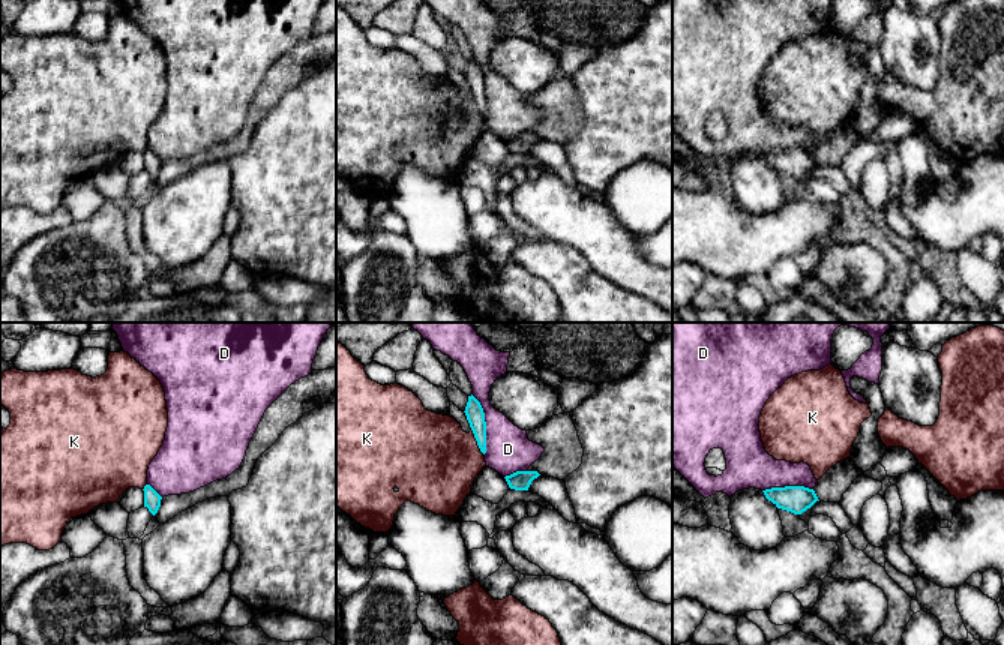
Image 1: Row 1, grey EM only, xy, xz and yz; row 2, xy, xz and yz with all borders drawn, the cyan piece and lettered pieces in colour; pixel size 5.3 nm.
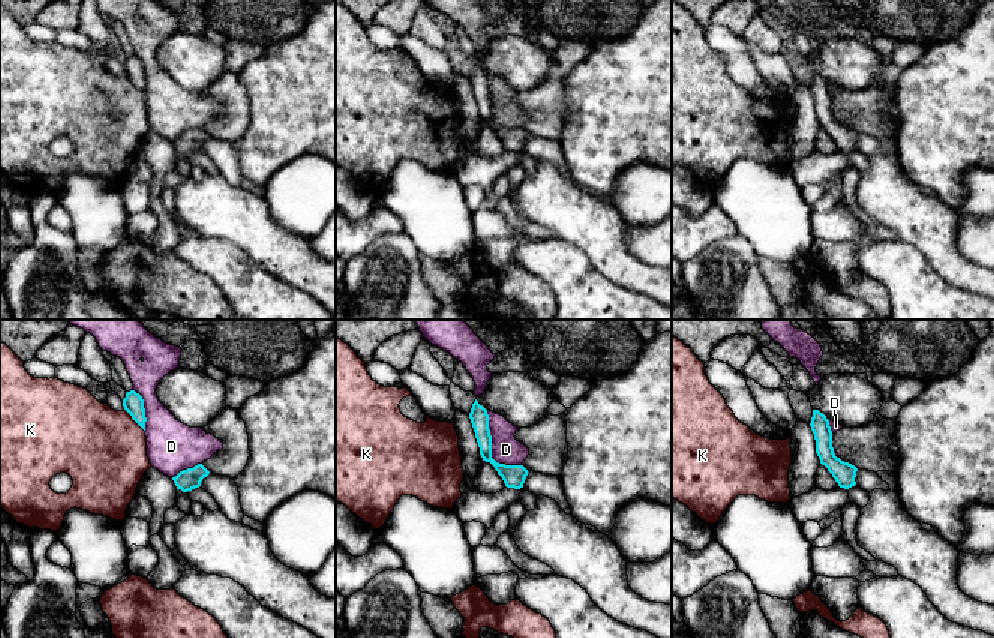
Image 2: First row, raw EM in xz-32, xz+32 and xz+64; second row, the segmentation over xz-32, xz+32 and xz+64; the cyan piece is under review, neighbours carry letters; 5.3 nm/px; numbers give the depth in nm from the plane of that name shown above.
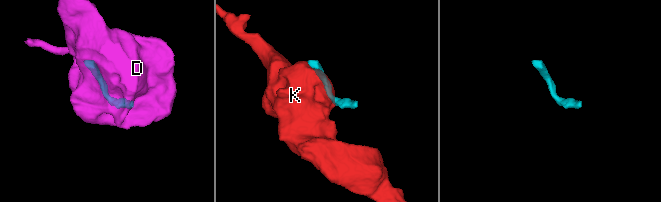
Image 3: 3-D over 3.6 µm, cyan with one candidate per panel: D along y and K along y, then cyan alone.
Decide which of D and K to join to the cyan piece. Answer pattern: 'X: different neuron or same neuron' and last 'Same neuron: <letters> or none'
D: different neuron
K: different neuron
Same neuron: none

